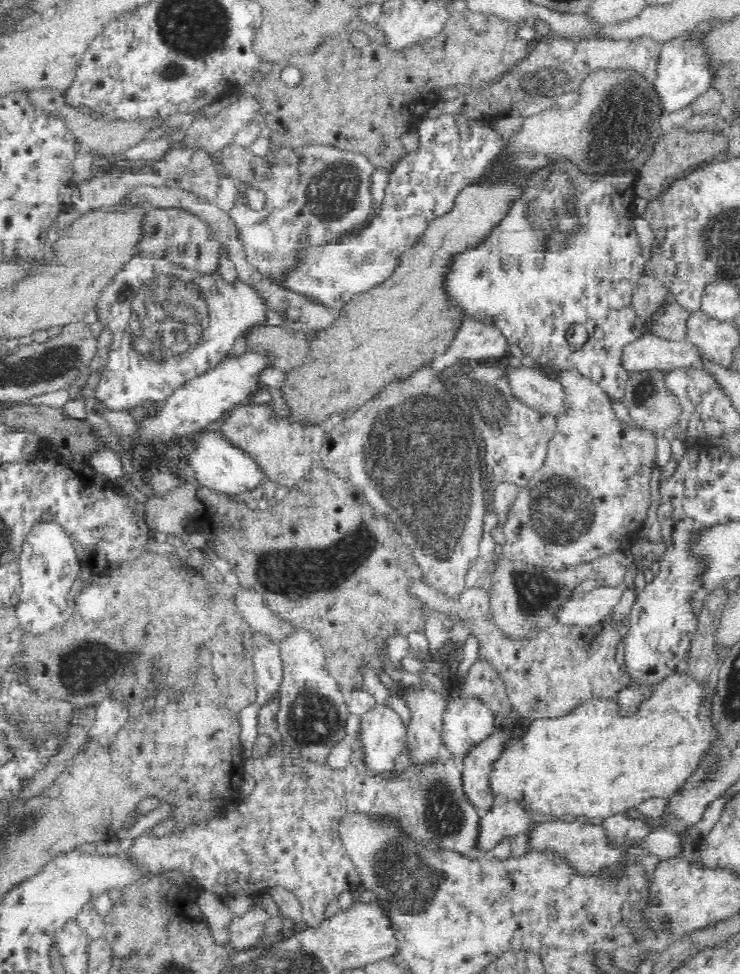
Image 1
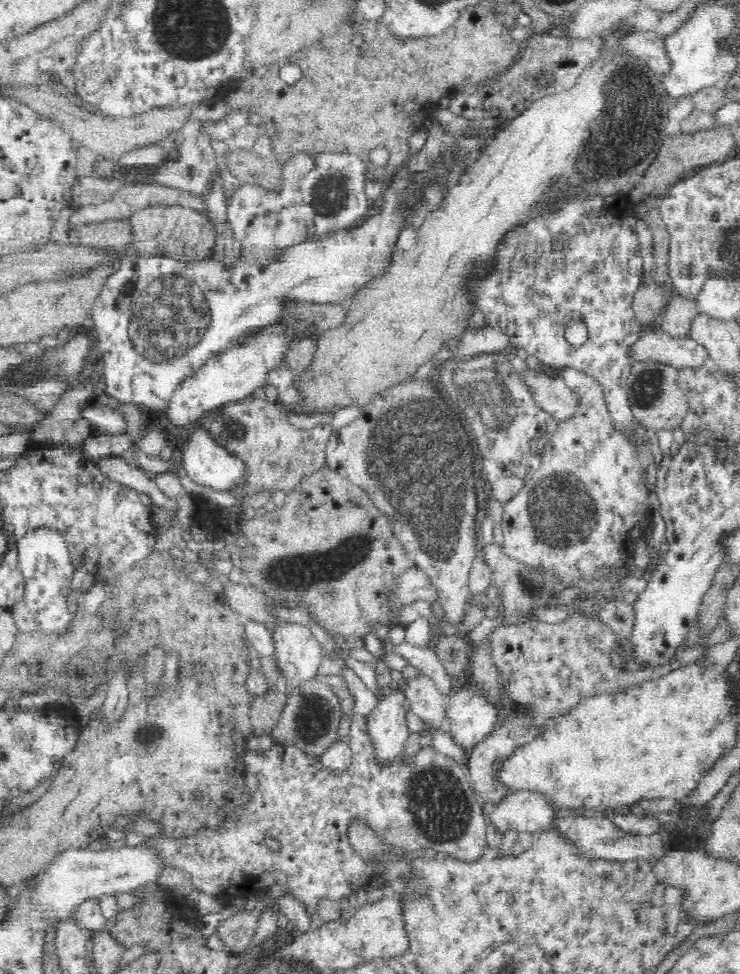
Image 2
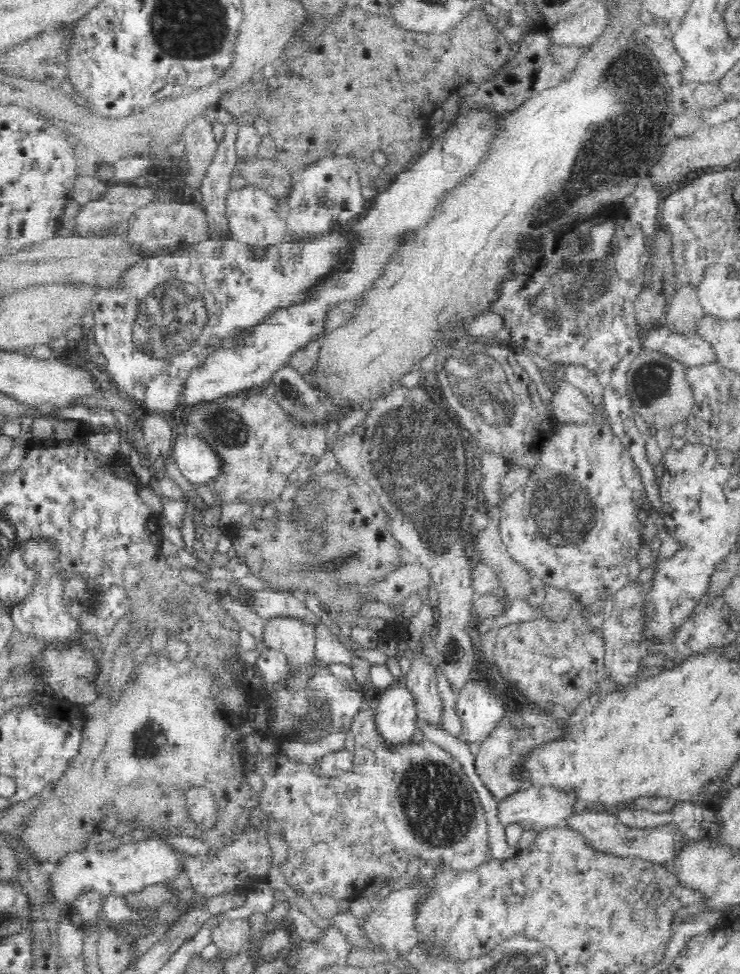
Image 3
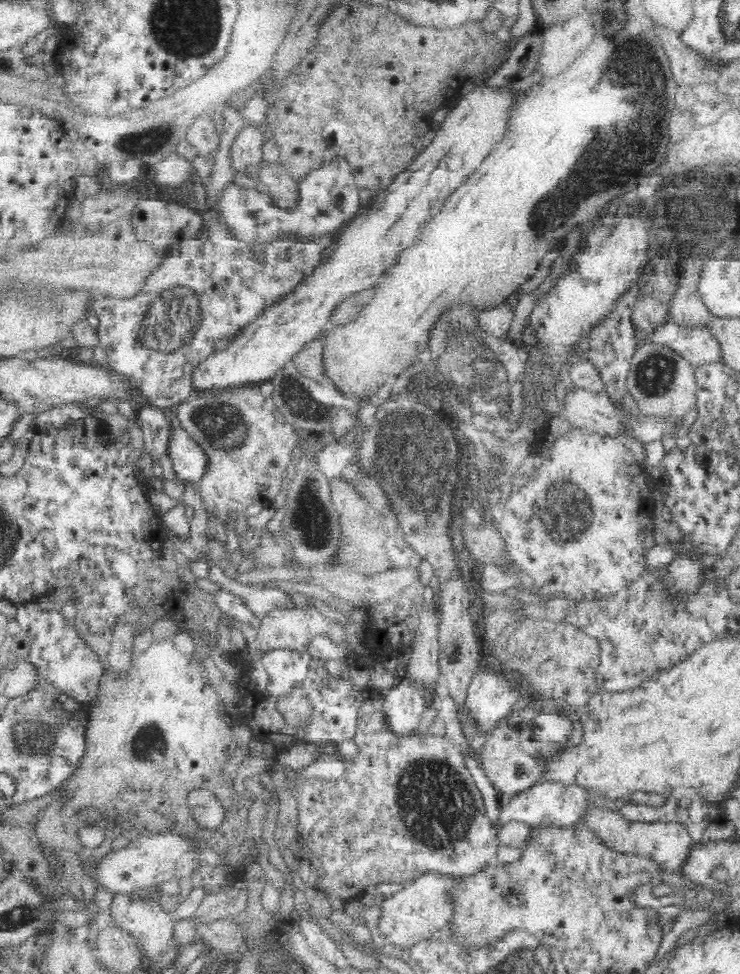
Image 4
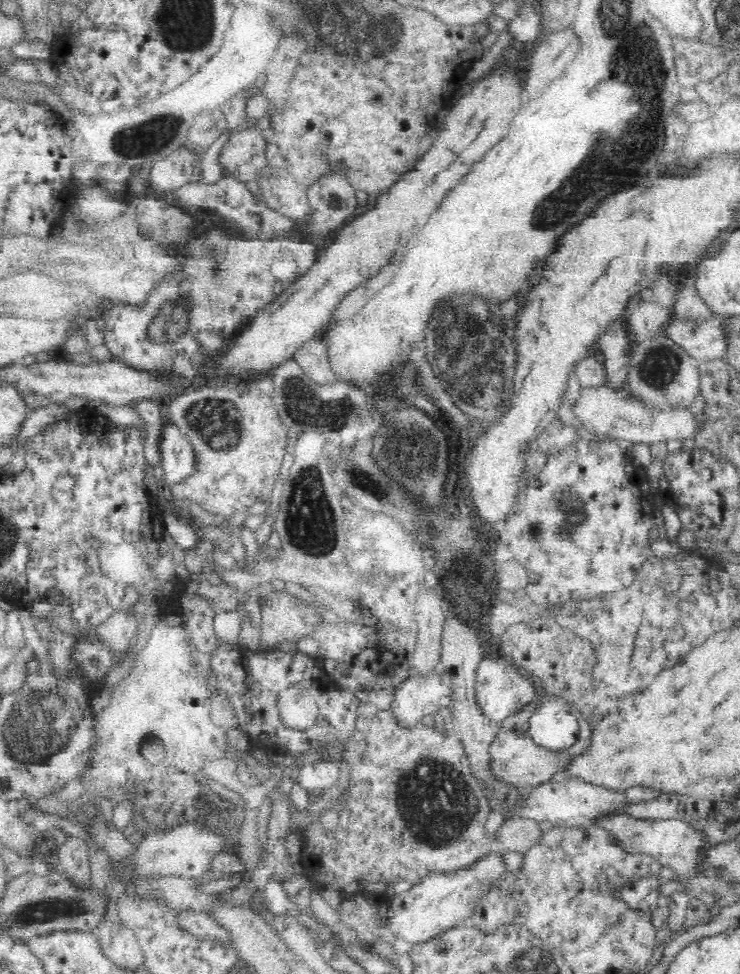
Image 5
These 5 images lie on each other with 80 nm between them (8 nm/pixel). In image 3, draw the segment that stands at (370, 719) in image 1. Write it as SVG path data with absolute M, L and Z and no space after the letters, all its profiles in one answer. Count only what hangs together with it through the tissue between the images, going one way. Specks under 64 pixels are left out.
M401 680L396 686L392 686L374 695L374 707L376 725L381 734L387 738L391 746L402 744L402 740L410 740L414 732L418 732L418 699L412 695L412 691Z

